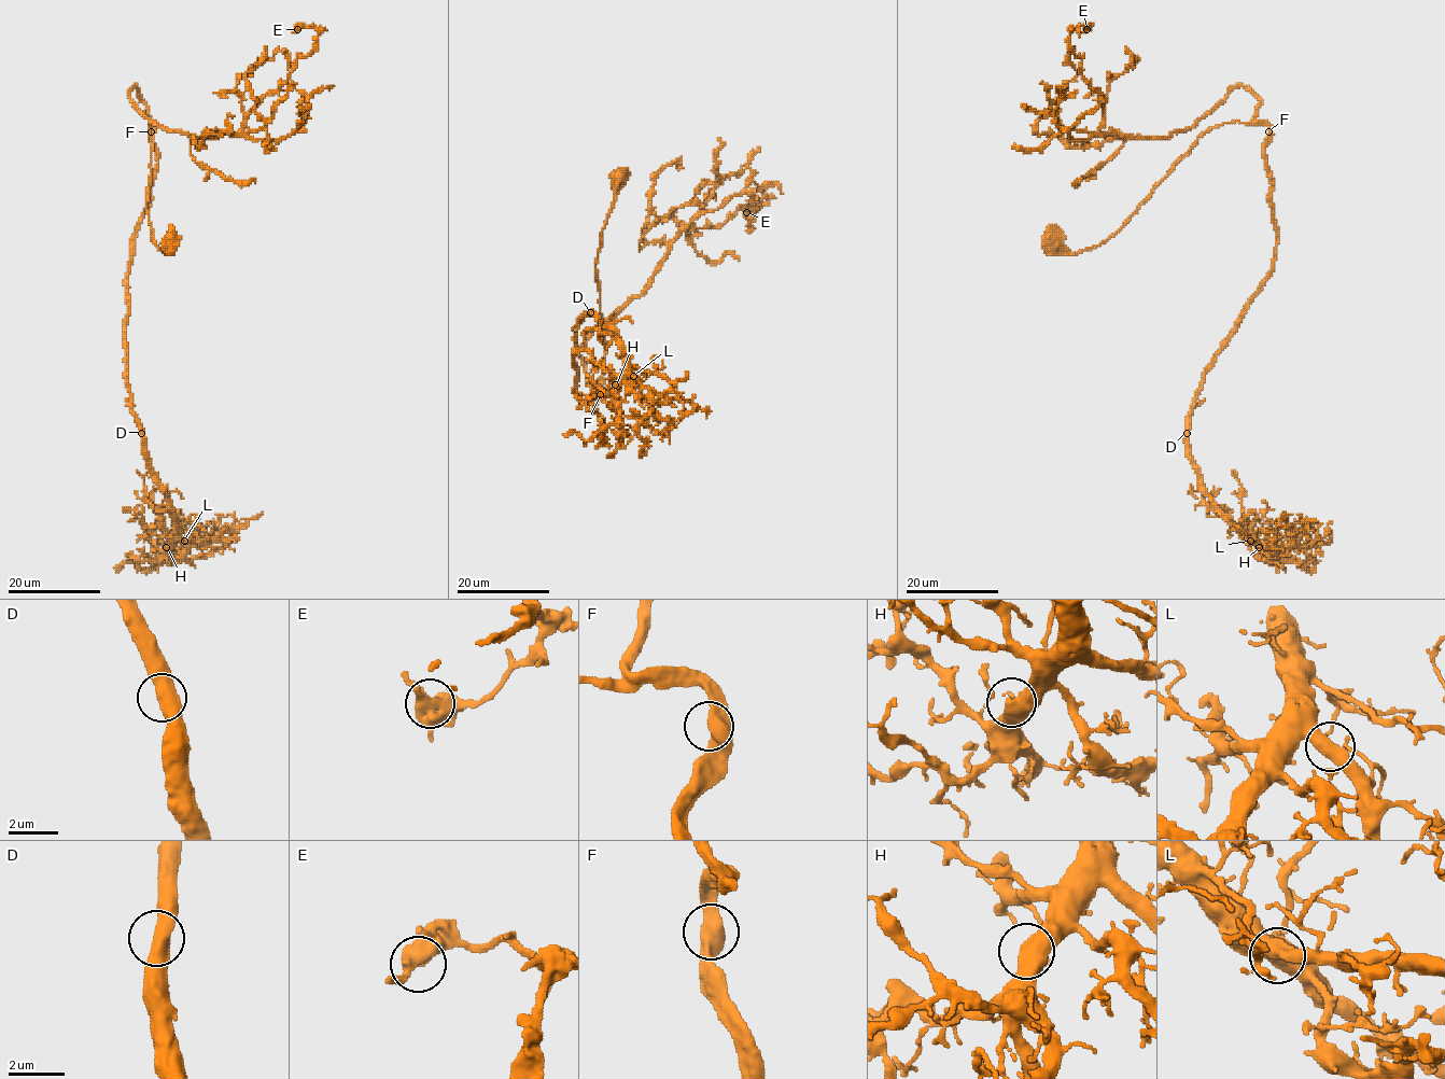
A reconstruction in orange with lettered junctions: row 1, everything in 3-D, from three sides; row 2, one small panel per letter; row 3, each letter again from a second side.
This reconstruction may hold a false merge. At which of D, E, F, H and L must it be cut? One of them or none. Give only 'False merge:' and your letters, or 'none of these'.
False merge: none of these

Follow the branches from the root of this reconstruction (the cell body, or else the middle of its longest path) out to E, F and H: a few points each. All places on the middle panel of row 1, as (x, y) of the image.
E: (615, 174), (595, 261), (605, 365), (591, 384), (580, 347), (641, 293), (669, 243), (766, 195), (746, 212)
F: (615, 174), (615, 200), (602, 232), (595, 261), (601, 325), (605, 337), (605, 365), (599, 394)
H: (615, 174), (595, 261), (606, 392), (583, 403), (575, 368), (575, 330), (591, 313), (615, 335), (615, 384)

